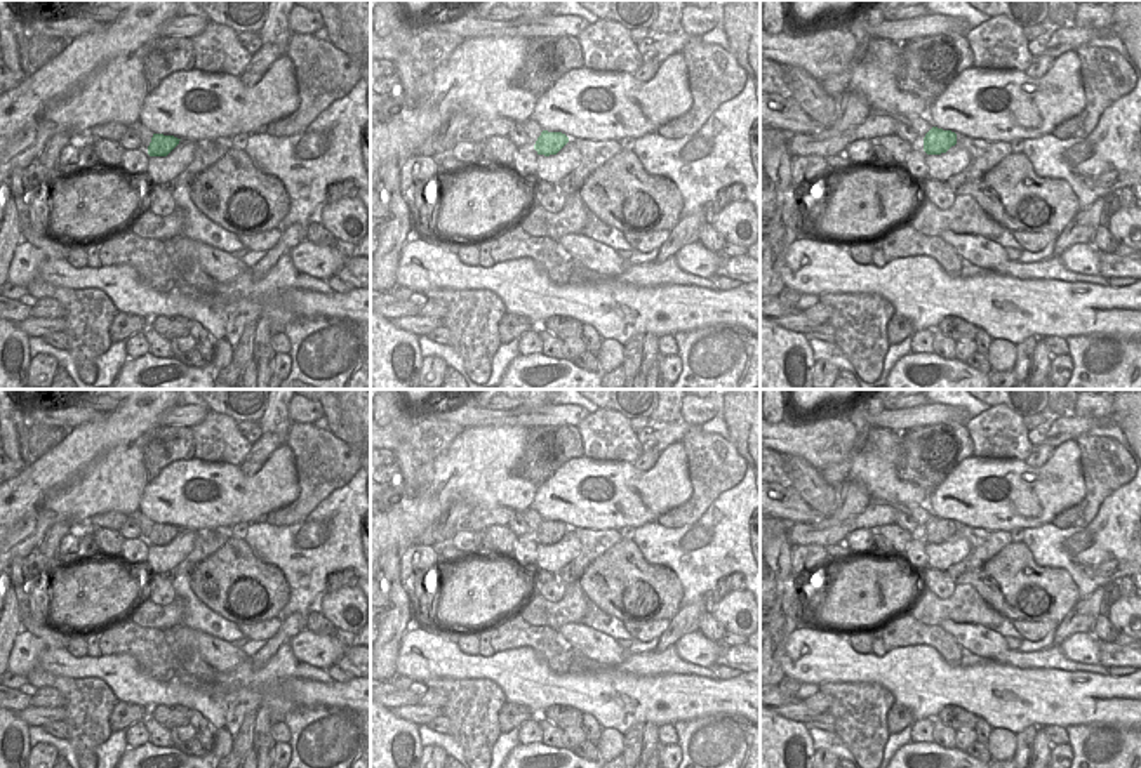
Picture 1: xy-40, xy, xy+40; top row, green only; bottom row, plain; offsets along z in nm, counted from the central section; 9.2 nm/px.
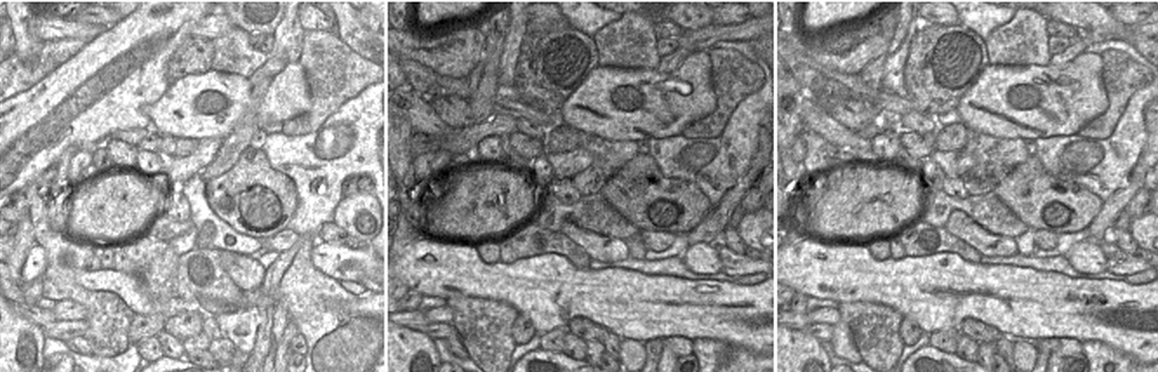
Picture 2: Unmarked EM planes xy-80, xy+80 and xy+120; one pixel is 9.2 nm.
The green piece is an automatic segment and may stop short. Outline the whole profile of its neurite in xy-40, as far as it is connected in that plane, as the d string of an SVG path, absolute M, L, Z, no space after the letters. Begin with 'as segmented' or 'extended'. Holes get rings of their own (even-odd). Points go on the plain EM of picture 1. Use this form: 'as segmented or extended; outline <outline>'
as segmented; outline M153 523L151 532L148 535L150 546L167 546L181 528L174 525Z

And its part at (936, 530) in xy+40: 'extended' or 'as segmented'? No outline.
as segmented

